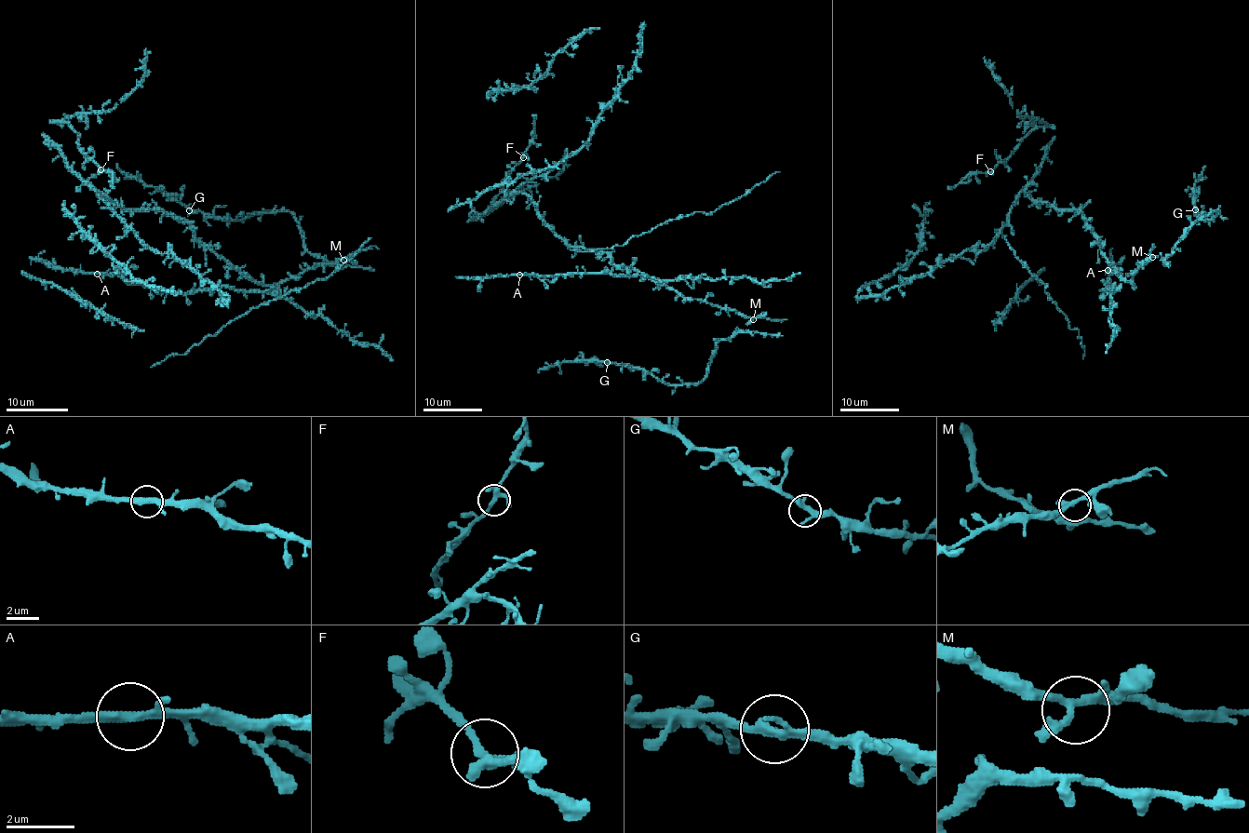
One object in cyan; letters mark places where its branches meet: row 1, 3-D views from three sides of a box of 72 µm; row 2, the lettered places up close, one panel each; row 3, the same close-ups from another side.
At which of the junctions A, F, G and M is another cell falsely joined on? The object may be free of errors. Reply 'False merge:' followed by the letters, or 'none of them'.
False merge: none of them

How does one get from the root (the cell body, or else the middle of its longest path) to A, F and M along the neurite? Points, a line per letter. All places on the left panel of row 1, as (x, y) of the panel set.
A: (147, 210), (183, 218), (193, 234), (230, 266), (226, 285), (166, 292), (98, 274)
F: (147, 210), (127, 210), (93, 190), (43, 132), (49, 123), (66, 123), (79, 135), (79, 149), (100, 169)
M: (147, 210), (165, 210), (183, 218), (200, 241), (242, 272), (265, 285), (277, 285), (309, 269), (343, 260)

